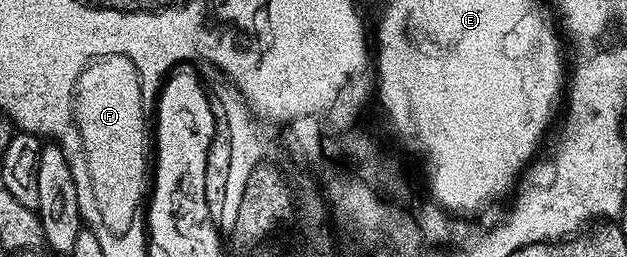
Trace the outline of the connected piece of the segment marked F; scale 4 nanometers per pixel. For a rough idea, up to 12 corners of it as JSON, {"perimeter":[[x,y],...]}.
{"perimeter":[[99,56],[73,114],[100,223],[124,237],[146,199],[141,76]]}

